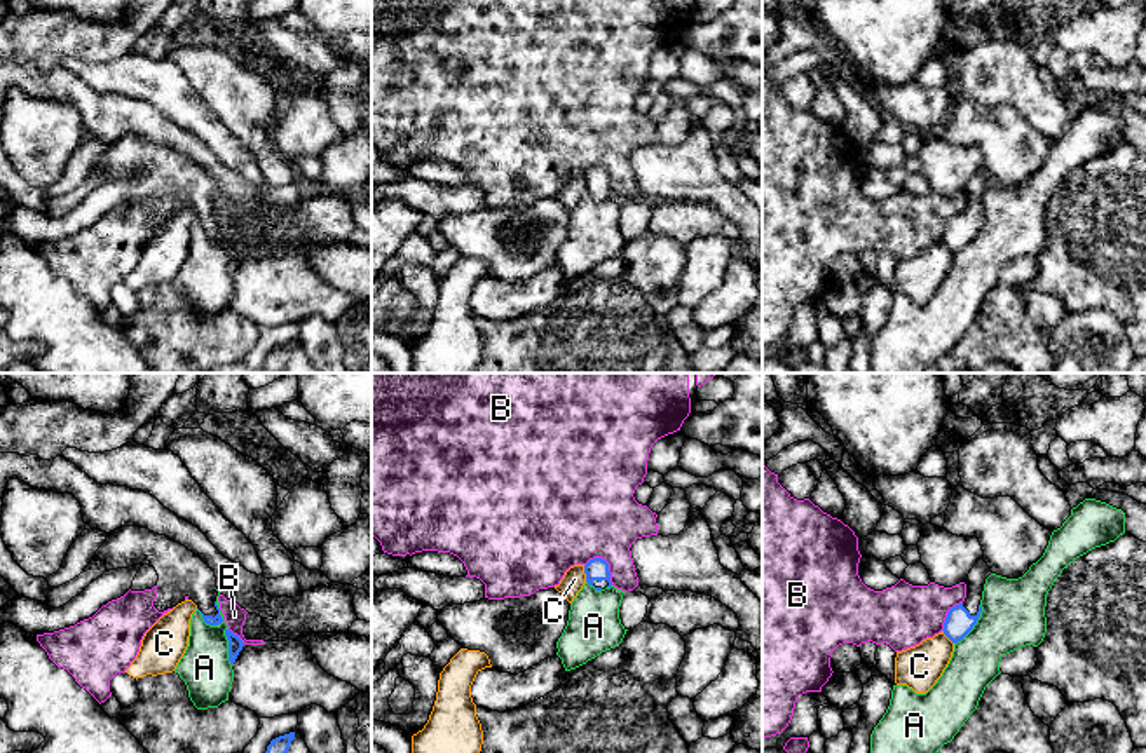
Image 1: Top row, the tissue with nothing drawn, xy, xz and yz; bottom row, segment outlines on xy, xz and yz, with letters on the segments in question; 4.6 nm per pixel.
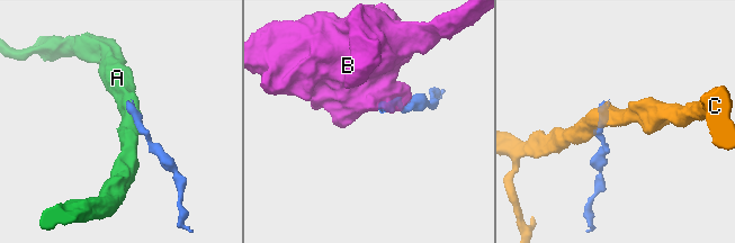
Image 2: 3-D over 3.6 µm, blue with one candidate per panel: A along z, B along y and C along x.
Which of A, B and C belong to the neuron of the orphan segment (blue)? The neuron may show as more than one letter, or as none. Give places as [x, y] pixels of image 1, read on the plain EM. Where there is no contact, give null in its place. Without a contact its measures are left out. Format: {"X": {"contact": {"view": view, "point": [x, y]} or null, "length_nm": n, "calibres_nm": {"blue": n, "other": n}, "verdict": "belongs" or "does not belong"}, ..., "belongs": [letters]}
{"A": {"contact": {"view": "xy", "point": [208, 232]}, "length_nm": 140, "calibres_nm": {"blue": 50, "other": 240}, "verdict": "does not belong"}, "B": {"contact": {"view": "xz", "point": [607, 173]}, "length_nm": 170, "calibres_nm": {"blue": 110, "other": 420}, "verdict": "does not belong"}, "C": {"contact": {"view": "xz", "point": [585, 182]}, "length_nm": 80, "calibres_nm": {"blue": 110, "other": 100}, "verdict": "does not belong"}, "belongs": []}

